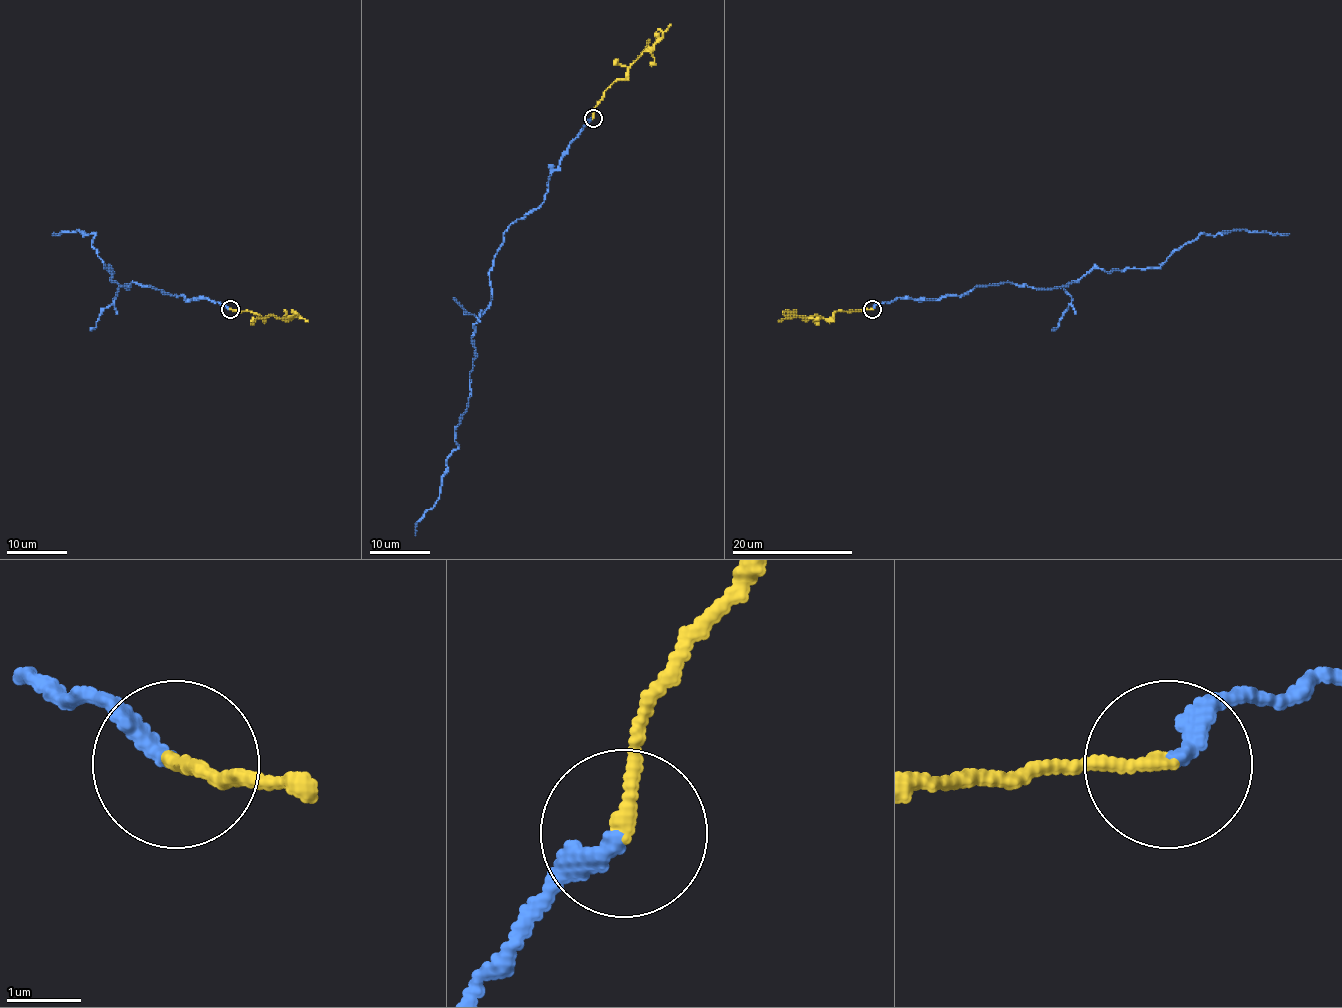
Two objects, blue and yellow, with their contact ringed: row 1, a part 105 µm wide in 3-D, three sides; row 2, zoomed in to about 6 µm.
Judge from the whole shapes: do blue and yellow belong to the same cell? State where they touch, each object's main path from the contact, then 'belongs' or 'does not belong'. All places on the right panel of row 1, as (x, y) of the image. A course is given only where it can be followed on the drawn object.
at (872, 309); blue runs (872, 309), (899, 297), (962, 296), (1005, 282), (1052, 290), (1092, 270), (1159, 267), (1201, 234), (1289, 234); yellow runs (872, 309), (837, 311), (829, 318), (793, 315), (778, 321); belongs

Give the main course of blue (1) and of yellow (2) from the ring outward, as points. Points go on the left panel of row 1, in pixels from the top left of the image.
1: (229, 309), (135, 282), (128, 290), (114, 282), (92, 244), (95, 234), (52, 234)
2: (229, 309), (250, 311), (264, 318), (296, 315), (308, 321)

